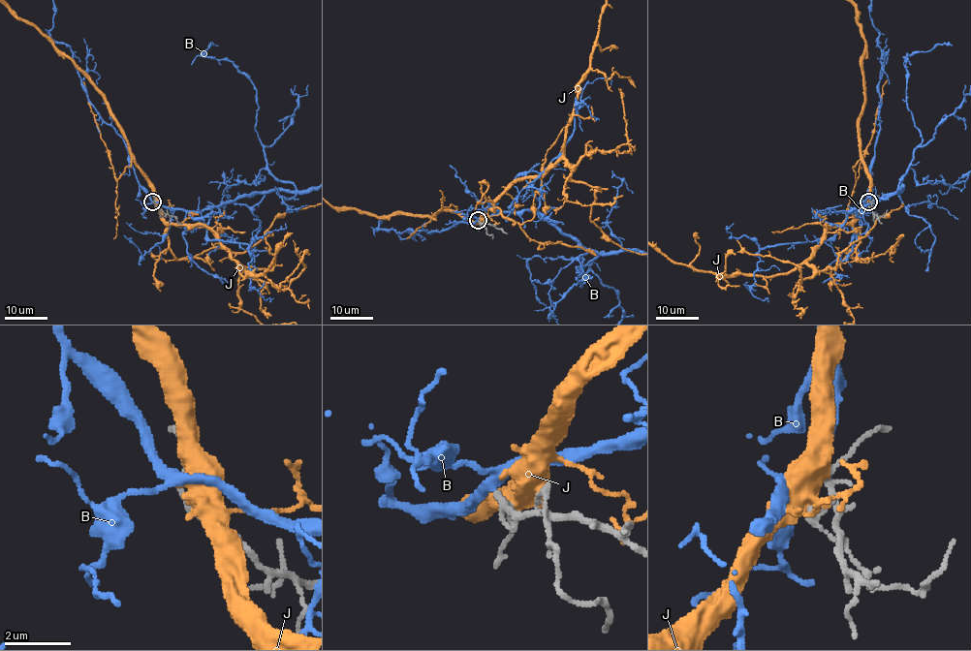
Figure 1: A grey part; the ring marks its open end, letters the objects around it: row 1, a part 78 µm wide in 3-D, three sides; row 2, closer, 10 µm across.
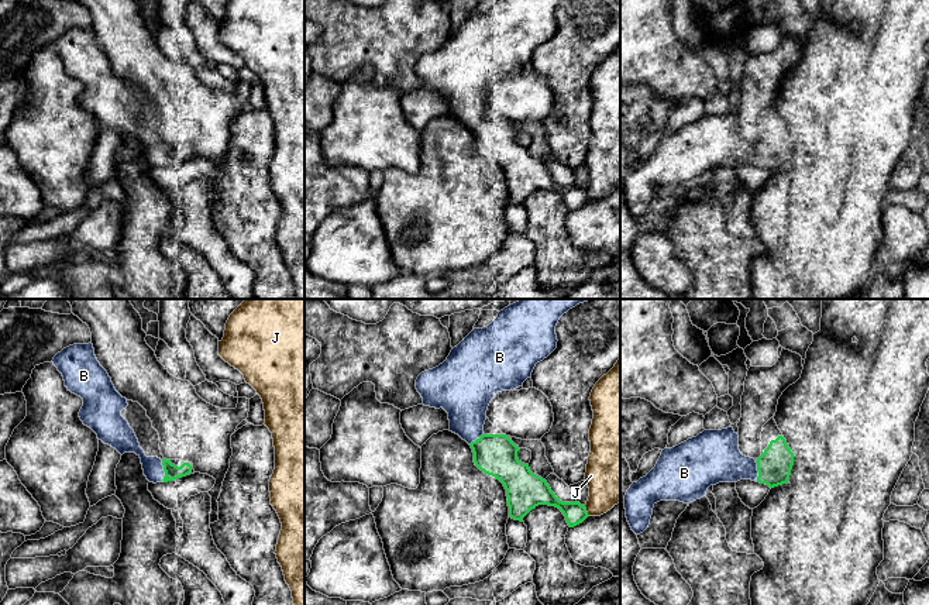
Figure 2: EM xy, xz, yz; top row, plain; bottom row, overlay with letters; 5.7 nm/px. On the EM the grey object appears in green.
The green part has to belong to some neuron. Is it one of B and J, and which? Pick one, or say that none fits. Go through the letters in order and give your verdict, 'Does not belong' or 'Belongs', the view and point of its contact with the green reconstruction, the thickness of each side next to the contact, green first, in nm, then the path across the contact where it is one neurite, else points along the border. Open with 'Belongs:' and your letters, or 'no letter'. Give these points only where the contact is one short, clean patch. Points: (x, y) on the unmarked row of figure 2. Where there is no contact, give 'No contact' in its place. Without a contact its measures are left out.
Belongs: B
B: Belongs. Touches green at xy (164, 154). Thickness 90 nm (green) against 120 nm
J: Does not belong. Touches green at xz (585, 195). Thickness 120 nm (green) against 300 nm

